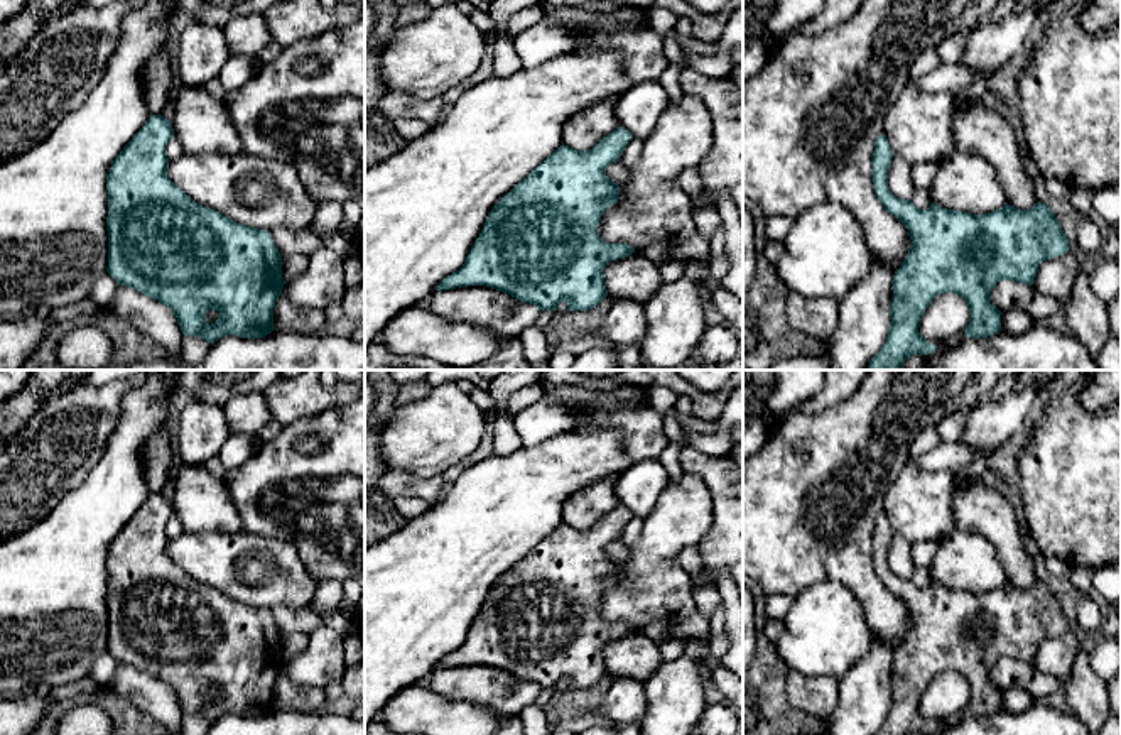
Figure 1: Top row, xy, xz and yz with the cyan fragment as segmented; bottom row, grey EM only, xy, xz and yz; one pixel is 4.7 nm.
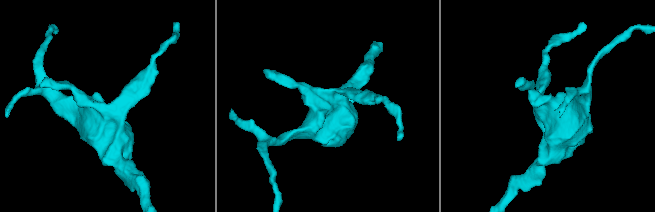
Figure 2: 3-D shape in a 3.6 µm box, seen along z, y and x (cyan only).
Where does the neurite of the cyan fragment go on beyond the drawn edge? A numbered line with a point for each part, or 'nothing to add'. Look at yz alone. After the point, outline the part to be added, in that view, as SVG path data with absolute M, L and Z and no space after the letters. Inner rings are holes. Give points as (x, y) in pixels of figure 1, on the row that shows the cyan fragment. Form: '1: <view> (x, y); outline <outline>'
nothing to add

